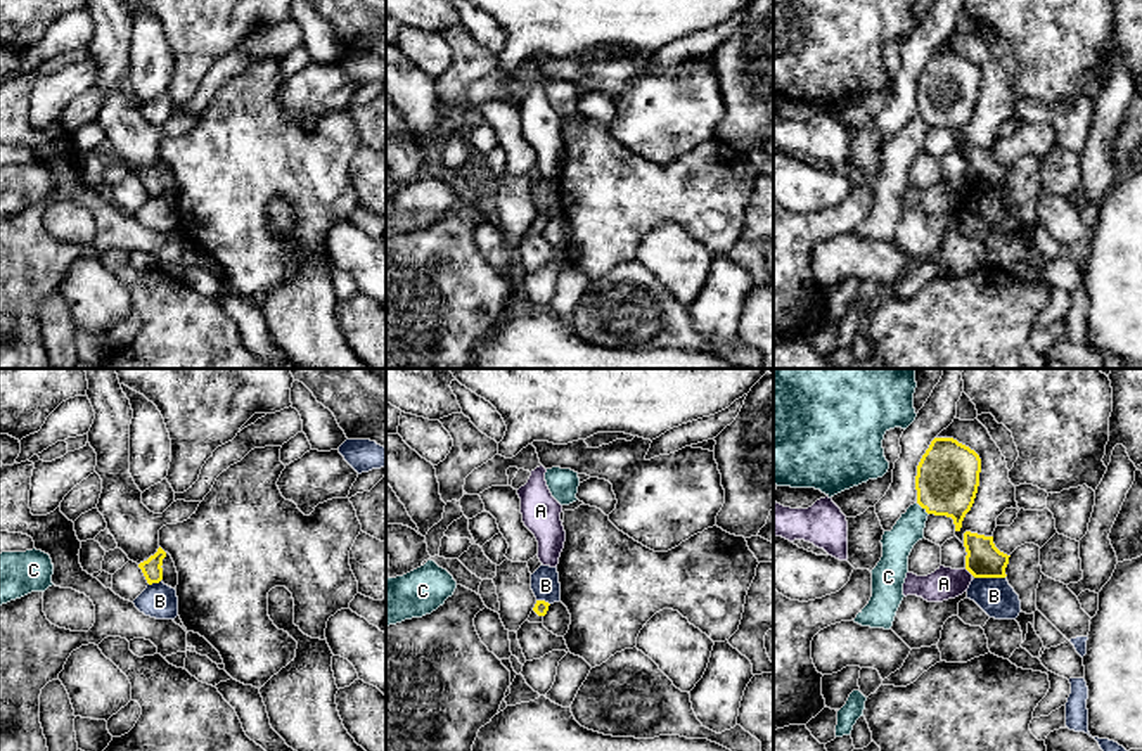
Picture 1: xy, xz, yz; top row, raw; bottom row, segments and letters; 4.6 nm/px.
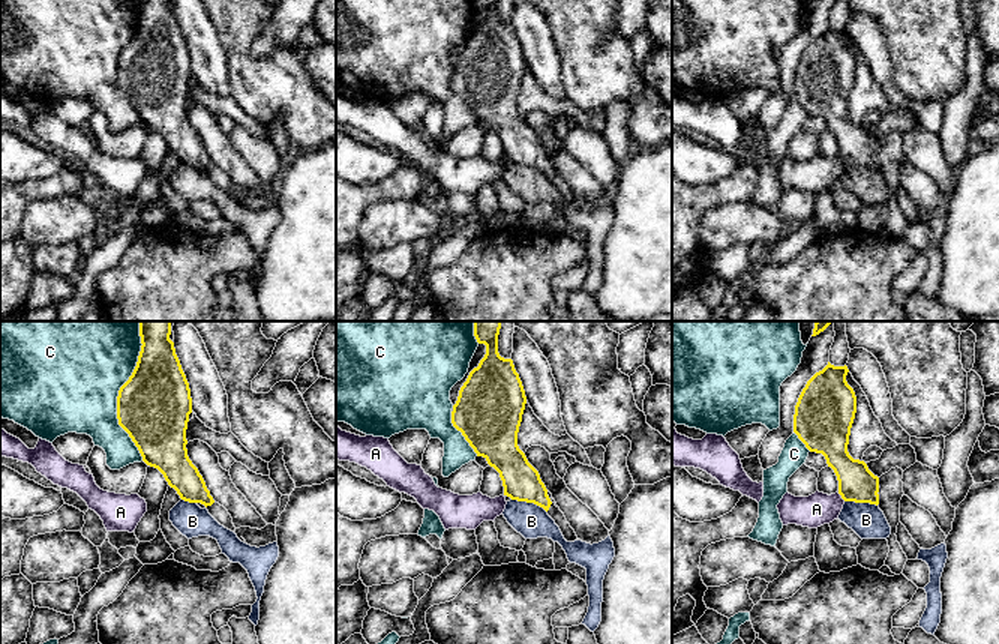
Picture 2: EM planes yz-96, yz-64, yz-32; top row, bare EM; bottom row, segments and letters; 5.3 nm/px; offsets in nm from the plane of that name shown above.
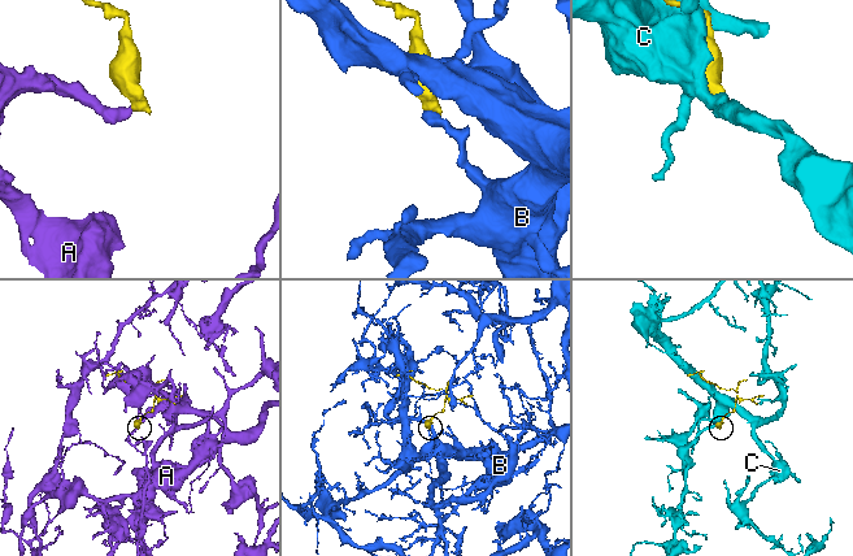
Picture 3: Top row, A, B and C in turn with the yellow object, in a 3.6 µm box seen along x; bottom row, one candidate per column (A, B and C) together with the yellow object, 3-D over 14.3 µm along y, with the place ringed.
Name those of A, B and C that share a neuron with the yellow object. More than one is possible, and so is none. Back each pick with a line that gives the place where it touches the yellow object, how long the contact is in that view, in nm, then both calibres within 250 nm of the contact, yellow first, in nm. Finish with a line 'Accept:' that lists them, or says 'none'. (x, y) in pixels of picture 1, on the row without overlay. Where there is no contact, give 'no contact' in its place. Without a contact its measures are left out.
Accept: none

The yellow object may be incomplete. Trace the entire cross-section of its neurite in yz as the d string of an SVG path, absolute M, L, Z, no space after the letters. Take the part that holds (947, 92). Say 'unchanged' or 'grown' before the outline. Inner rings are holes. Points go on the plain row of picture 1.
unchanged; M934 50L917 78L917 116L927 126L952 130L955 144L960 144L978 106L979 85L981 71L974 62L953 50Z

